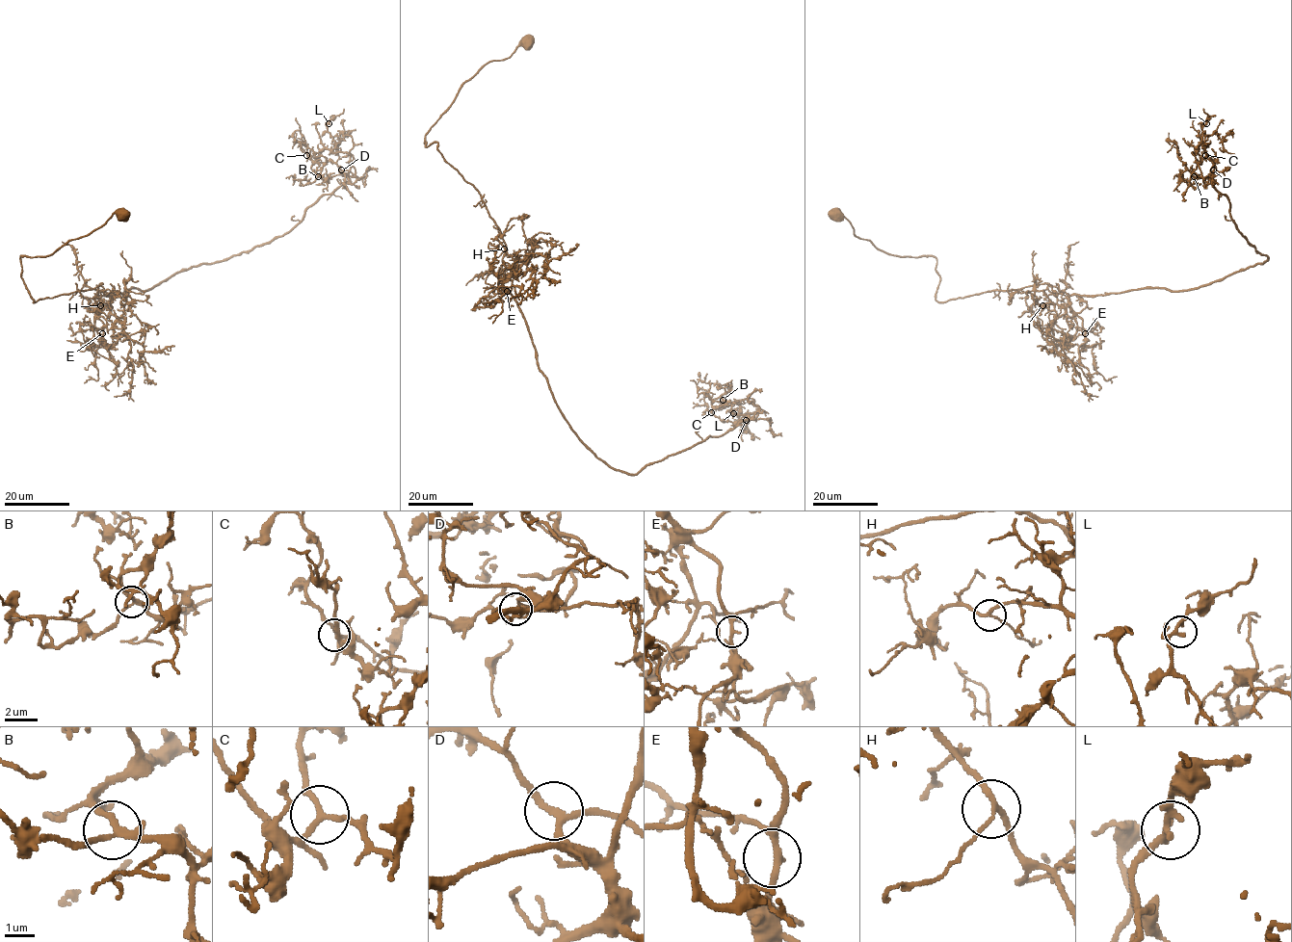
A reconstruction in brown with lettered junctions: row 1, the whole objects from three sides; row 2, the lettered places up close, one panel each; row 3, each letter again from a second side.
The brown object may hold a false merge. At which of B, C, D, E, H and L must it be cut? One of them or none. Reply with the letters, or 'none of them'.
none of them

